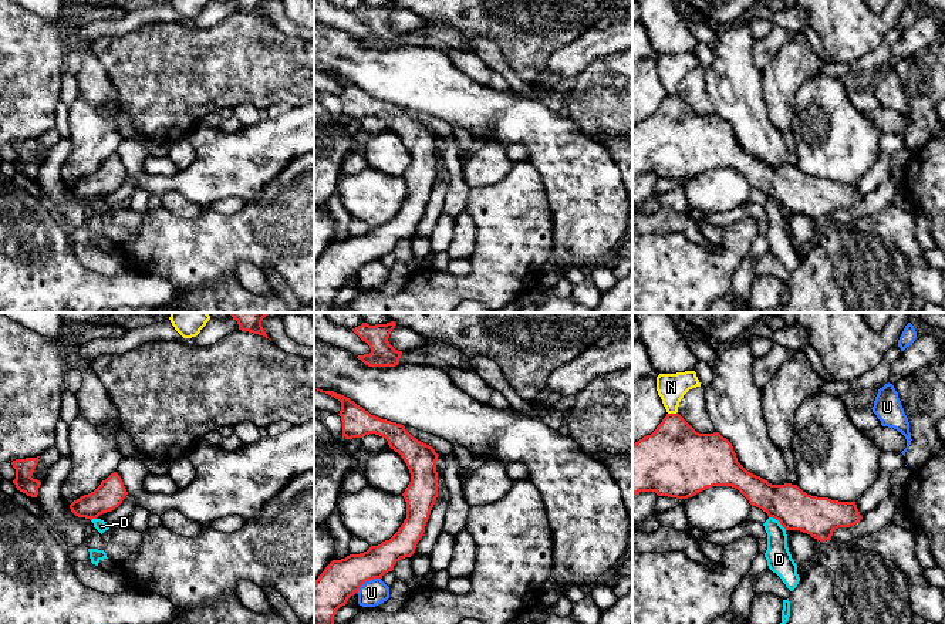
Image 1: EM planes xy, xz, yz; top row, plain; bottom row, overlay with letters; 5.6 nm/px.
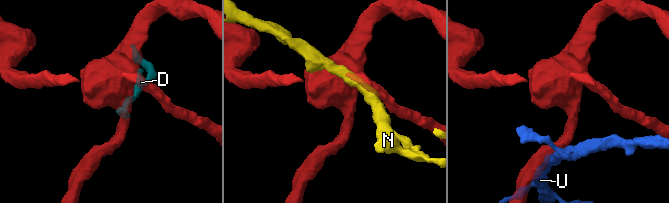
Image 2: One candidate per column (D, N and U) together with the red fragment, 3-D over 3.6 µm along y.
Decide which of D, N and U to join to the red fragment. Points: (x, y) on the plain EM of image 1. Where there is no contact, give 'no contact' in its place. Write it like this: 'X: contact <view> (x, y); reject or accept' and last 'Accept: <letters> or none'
D: contact yz (778, 201); reject
N: contact yz (672, 95); reject
U: contact xz (367, 262); reject
Accept: none

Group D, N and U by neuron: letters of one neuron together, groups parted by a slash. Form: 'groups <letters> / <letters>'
groups D / N / U

